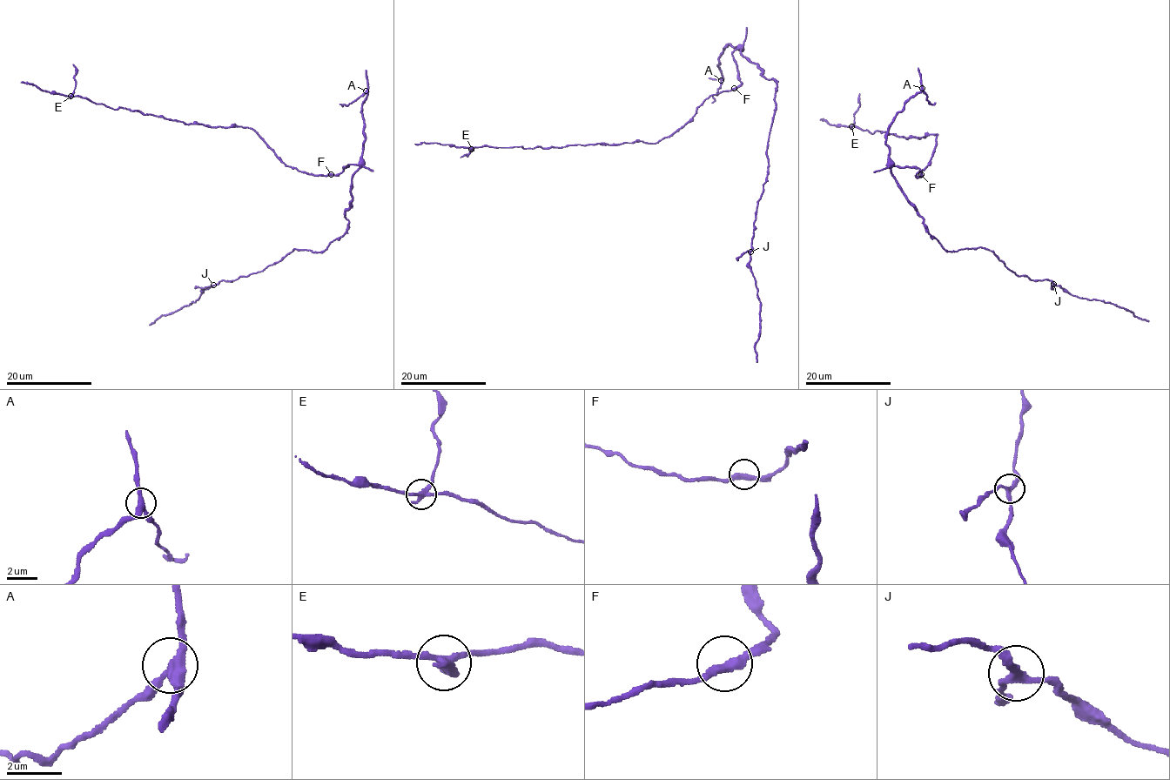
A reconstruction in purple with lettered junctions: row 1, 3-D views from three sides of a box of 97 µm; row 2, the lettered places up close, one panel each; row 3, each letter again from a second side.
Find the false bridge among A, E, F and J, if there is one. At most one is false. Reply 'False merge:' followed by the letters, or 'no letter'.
False merge: E

